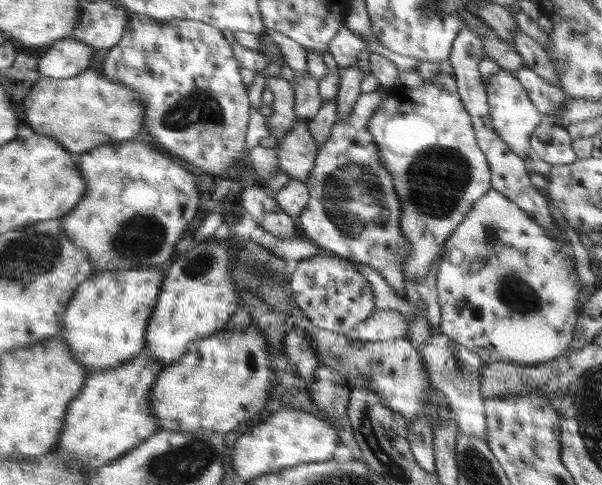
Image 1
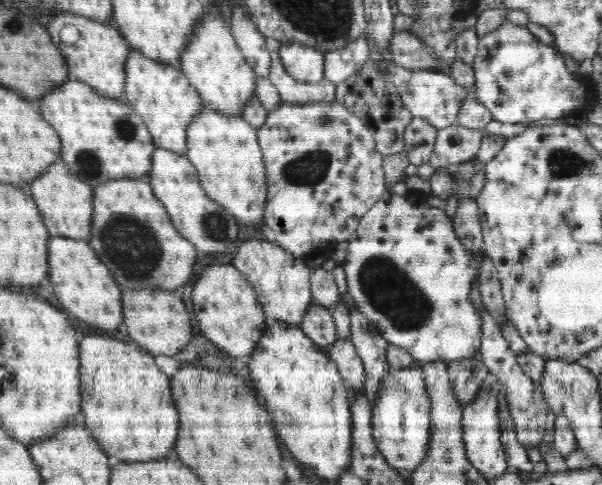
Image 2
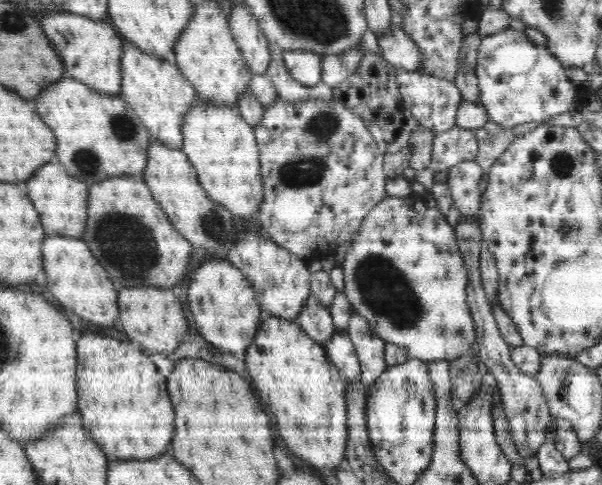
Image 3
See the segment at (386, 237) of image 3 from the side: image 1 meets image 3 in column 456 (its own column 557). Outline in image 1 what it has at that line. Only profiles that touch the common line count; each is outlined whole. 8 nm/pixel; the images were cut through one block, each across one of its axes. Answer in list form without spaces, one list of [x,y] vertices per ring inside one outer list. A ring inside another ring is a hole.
[[[491,189],[466,213],[463,221],[454,229],[448,241],[446,241],[444,251],[441,254],[440,264],[436,273],[437,301],[441,309],[441,323],[439,324],[441,332],[452,338],[453,341],[458,342],[458,344],[465,346],[474,354],[477,354],[486,363],[504,361],[514,363],[515,365],[538,365],[546,361],[551,361],[553,358],[558,358],[574,343],[576,337],[574,334],[575,324],[578,318],[580,318],[581,313],[577,305],[580,280],[573,258],[574,251],[569,241],[548,237],[544,229],[528,217],[526,212],[516,206],[511,199]]]

